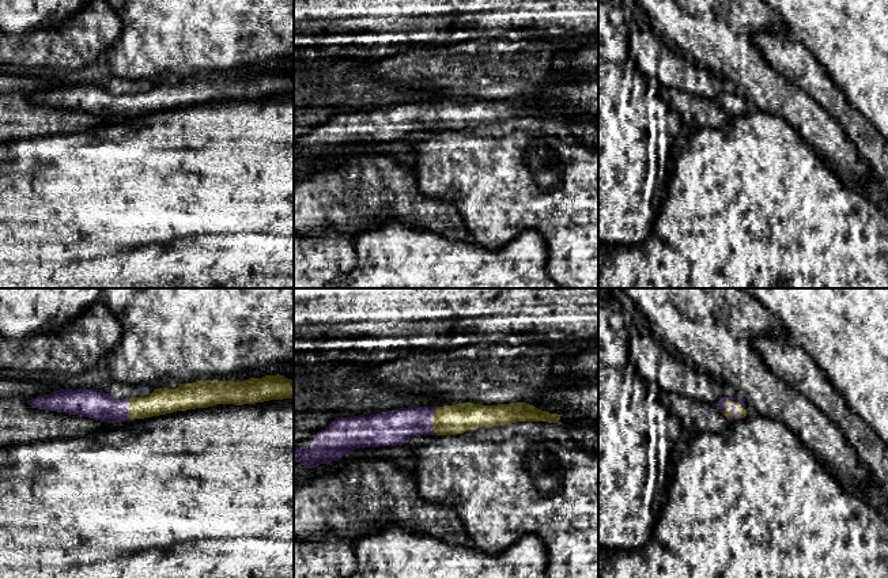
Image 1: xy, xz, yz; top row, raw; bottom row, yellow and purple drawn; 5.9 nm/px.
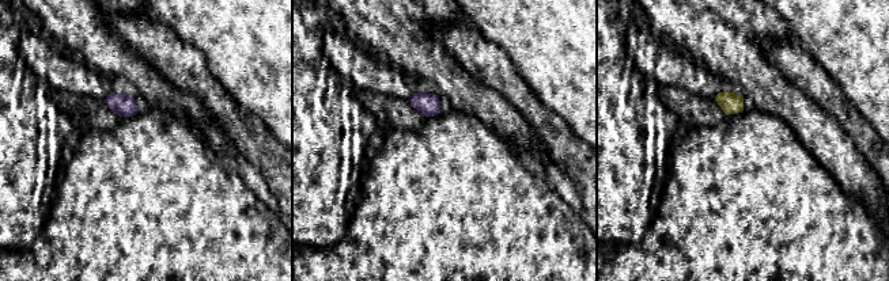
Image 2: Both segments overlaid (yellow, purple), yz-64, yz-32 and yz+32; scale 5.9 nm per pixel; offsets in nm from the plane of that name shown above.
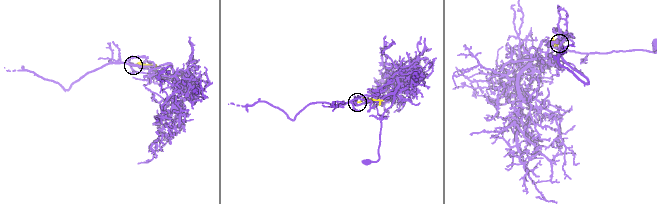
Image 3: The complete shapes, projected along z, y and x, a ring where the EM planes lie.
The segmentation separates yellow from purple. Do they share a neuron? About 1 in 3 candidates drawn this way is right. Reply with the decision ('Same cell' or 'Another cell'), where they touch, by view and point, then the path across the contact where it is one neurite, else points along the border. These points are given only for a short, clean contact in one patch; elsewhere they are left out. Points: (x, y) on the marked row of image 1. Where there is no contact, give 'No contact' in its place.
Same cell. Touches yellow at yz (736, 407). Path across: yz (741, 411), (736, 407), (721, 404)

